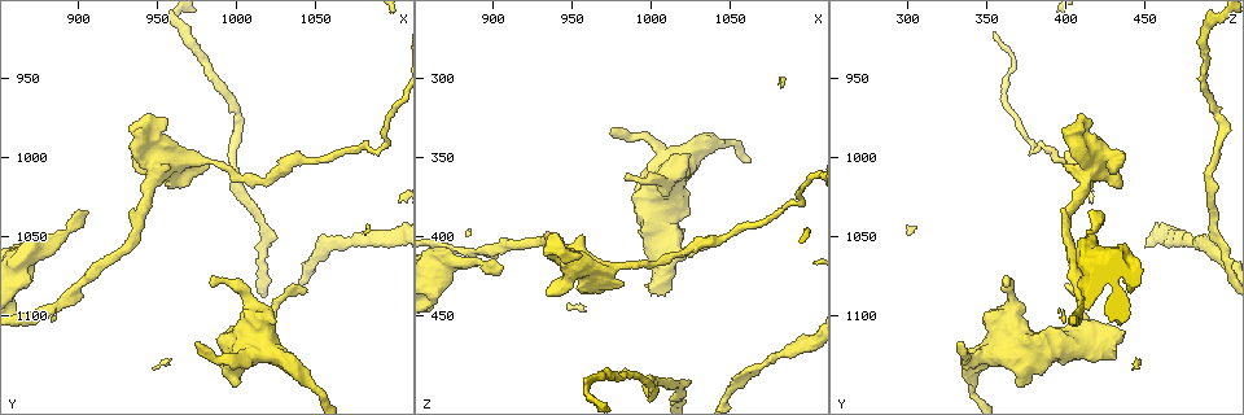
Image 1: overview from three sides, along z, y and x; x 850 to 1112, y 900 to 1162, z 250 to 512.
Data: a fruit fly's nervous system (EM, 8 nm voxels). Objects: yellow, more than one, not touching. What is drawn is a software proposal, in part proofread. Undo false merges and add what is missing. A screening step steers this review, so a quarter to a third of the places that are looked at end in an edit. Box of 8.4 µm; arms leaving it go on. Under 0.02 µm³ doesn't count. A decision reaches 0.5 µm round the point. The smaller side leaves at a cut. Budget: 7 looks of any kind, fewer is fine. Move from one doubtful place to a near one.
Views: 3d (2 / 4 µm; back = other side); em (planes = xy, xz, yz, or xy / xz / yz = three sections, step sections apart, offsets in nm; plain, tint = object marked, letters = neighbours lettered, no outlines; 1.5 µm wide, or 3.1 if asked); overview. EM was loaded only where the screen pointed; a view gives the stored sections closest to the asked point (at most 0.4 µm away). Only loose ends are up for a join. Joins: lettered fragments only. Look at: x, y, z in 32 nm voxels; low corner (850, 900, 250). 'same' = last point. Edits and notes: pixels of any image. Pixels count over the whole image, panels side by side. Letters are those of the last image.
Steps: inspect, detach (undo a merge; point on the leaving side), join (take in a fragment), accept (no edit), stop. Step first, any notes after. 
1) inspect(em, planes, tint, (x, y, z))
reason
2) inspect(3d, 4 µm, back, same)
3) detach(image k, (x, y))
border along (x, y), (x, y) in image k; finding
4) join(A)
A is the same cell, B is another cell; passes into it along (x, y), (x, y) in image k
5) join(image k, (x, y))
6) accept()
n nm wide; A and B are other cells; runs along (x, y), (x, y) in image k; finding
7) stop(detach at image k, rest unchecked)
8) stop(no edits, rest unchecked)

inspect(em, planes, plain, (1044, 1084, 402))
thin end

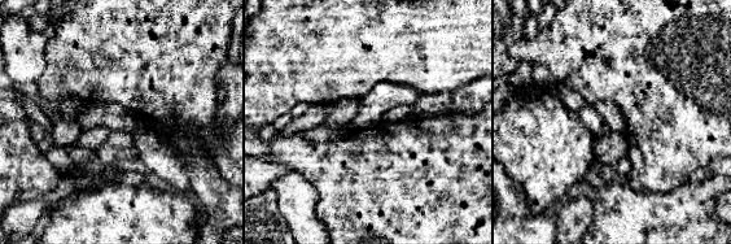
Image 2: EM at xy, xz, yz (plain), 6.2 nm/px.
inspect(em, planes, letters, same)

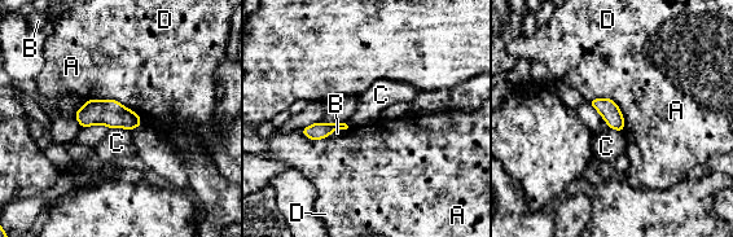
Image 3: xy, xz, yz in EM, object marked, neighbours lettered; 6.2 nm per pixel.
accept()
140 nm wide; A, B, C and D are other cells; border along (109, 127), (126, 127), (131, 130) in image 3; no lettered fragment goes on from it

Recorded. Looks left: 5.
inspect(3d, 4 µm, (1094, 990, 380))
sharp bend

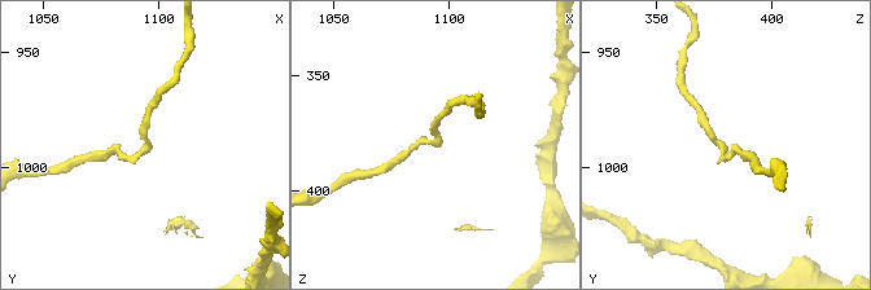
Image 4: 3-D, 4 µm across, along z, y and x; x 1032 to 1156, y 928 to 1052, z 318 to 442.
inspect(em, xy, step 8, tint, (1096, 991, 378))

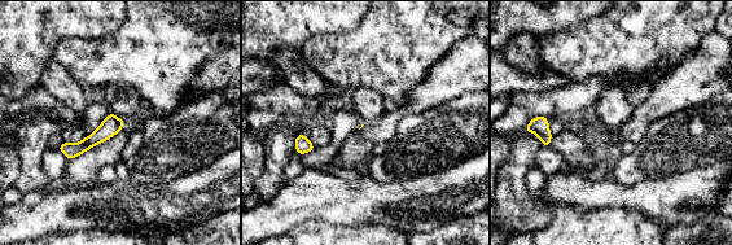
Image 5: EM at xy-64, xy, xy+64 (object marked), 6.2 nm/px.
inspect(em, planes, letters, same)

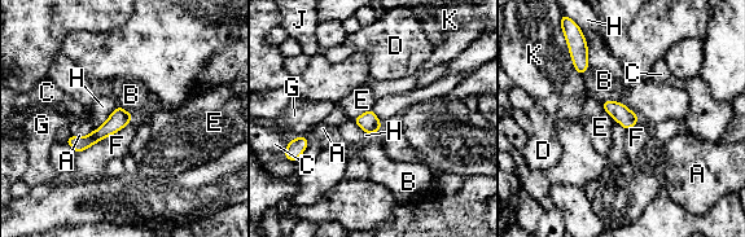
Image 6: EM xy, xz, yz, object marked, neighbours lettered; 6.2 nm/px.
accept()
110 nm wide; F touches over 420 nm; A, B, C, D, E, F, G, H, J and K are other cells; continuous, no second cell

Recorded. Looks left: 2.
stop(no edits, rest unchecked)

